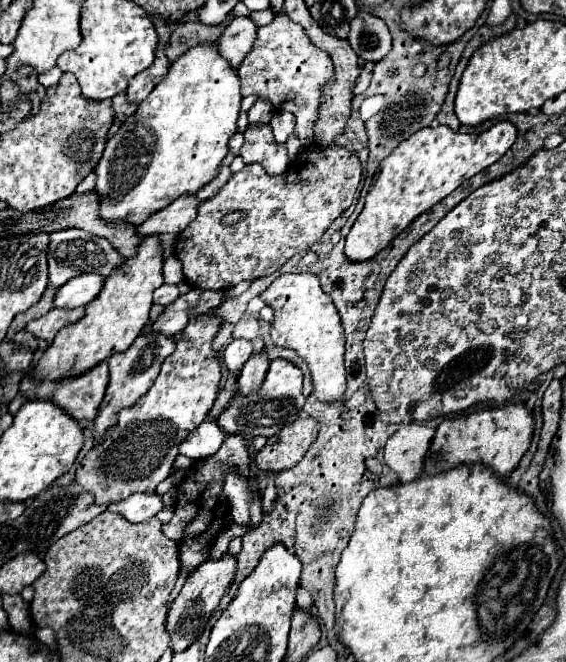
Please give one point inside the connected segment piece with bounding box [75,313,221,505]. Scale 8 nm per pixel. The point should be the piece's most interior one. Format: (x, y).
(137, 453)

